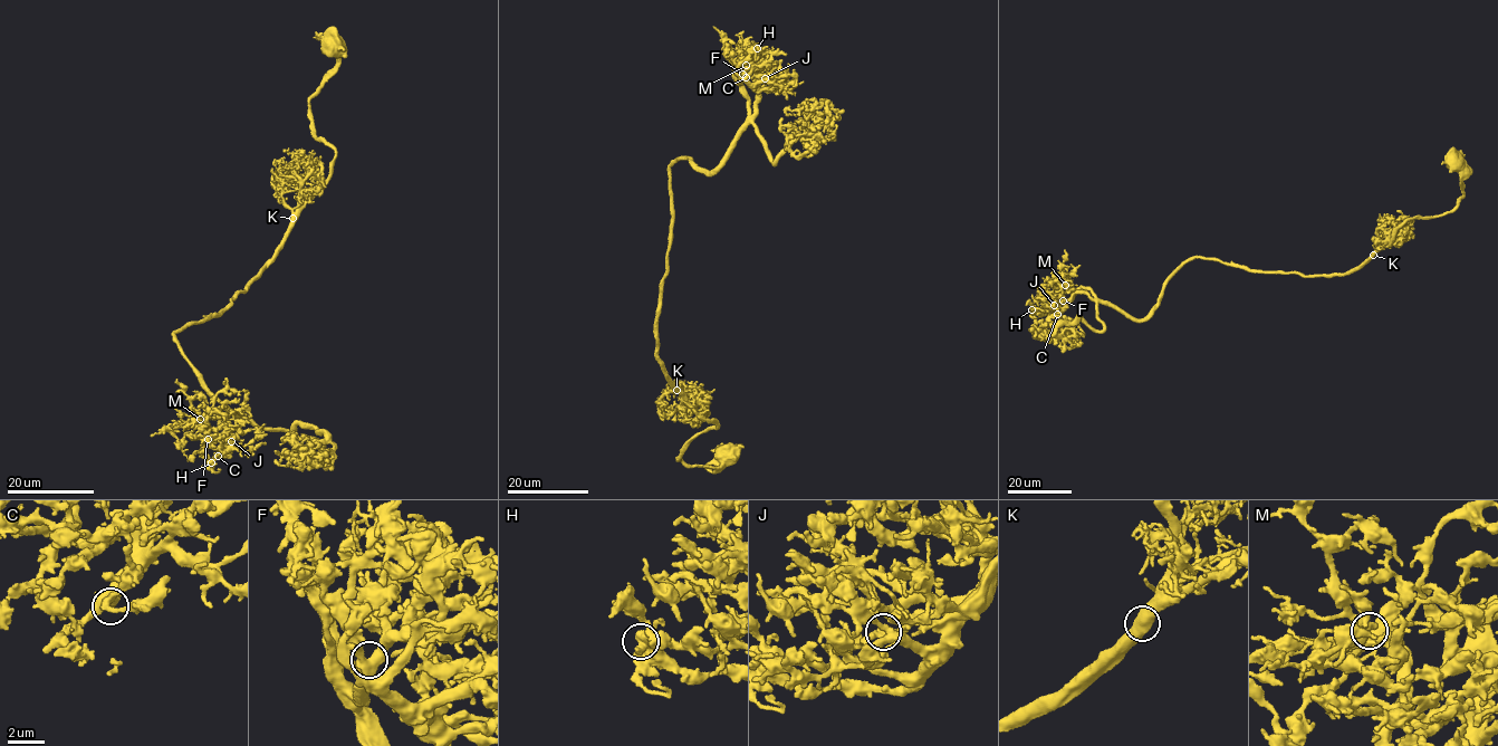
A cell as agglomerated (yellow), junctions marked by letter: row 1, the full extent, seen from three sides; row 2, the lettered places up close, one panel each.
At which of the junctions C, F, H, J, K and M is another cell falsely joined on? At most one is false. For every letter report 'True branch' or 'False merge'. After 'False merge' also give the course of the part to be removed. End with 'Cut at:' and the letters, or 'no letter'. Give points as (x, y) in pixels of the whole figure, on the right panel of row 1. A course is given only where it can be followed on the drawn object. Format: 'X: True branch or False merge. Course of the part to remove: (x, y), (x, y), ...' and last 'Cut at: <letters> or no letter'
C: True branch
F: True branch
H: True branch
J: True branch
K: True branch
M: True branch
Cut at: no letter

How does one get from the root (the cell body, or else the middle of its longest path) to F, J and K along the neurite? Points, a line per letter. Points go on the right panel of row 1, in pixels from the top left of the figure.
F: (1455, 163), (1459, 204), (1409, 220), (1343, 275), (1198, 257), (1174, 270), (1143, 318), (1082, 287), (1063, 300)
J: (1455, 163), (1459, 204), (1409, 220), (1343, 275), (1198, 257), (1174, 270), (1143, 318), (1077, 292), (1054, 305)
K: (1455, 163), (1463, 193), (1459, 204), (1438, 216), (1409, 220), (1388, 245), (1373, 255)

